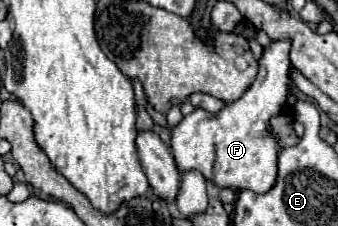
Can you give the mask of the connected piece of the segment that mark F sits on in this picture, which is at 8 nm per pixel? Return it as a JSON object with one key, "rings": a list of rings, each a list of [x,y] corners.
{"rings":[[[272,41],[270,47],[264,49],[256,81],[240,99],[228,103],[218,115],[194,109],[172,127],[170,147],[180,173],[196,169],[218,187],[250,189],[254,193],[266,193],[276,183],[280,147],[268,133],[268,119],[282,109],[288,97],[288,51],[290,41]]]}

